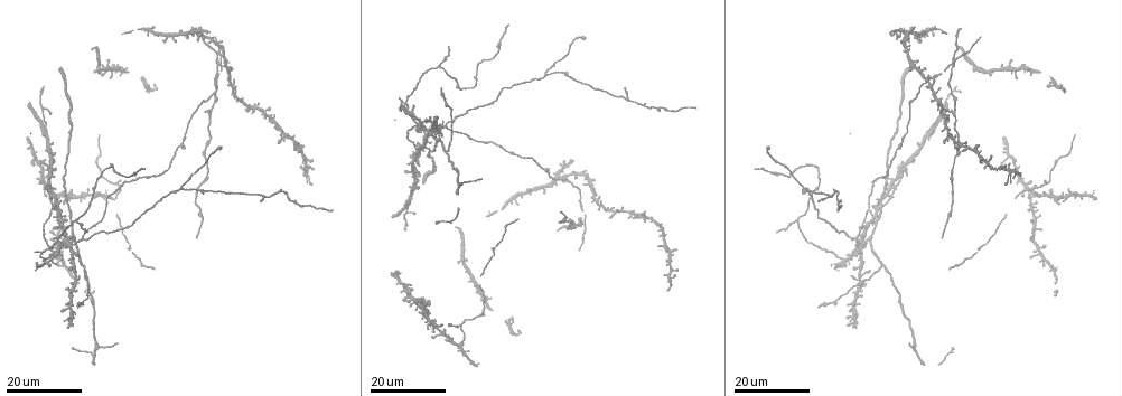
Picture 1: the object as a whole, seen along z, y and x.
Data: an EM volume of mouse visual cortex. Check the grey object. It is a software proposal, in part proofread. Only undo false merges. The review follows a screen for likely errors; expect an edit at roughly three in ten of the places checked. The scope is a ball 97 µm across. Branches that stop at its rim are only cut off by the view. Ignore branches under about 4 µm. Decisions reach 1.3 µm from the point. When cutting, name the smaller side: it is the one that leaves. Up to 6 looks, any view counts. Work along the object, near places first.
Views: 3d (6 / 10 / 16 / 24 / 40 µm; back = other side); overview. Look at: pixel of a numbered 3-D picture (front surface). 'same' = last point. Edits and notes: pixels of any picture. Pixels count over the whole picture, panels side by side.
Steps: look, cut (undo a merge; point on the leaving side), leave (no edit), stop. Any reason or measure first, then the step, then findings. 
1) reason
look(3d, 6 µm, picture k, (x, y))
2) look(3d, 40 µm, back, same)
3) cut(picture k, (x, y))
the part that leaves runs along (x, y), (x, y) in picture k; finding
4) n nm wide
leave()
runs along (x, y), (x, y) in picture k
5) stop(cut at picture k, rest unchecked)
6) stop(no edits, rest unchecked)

thin arm on a thick one
look(3d, 16 µm, picture 1, (418, 126))

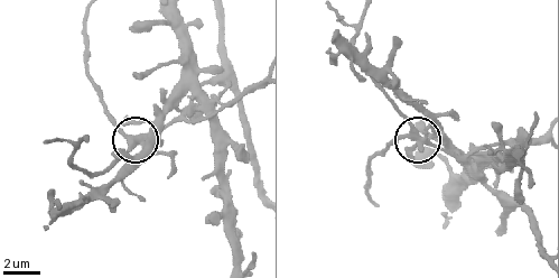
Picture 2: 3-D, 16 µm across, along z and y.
look(3d, 10 µm, picture 2, (130, 144))

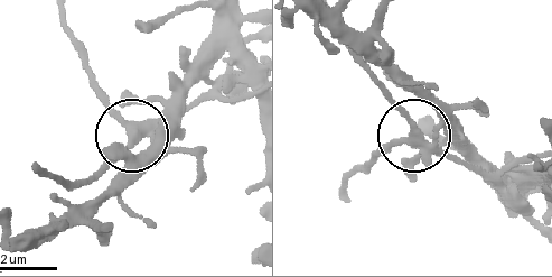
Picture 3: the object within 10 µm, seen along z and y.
leave()
runs along (254, 92), (152, 119), (91, 179) in picture 3; all the same neuron

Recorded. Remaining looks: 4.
three-way junction
look(3d, 24 µm, picture 1, (884, 264))

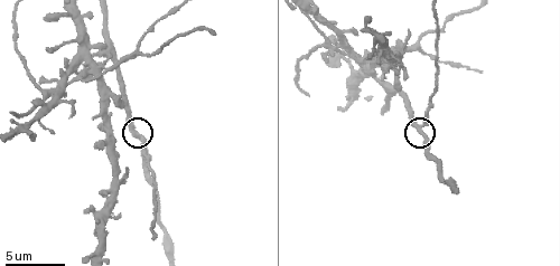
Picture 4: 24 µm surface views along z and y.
look(3d, 10 µm, picture 4, (137, 136))

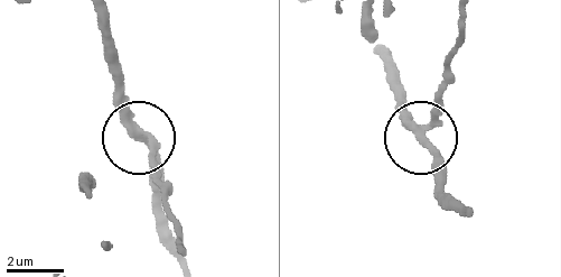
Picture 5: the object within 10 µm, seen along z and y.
3 arms
leave()
runs along (96, 19), (121, 113), (166, 183) in picture 5; continuous, no second neuron

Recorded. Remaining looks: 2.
thin arm on a thick one
look(3d, 16 µm, picture 1, (97, 347))

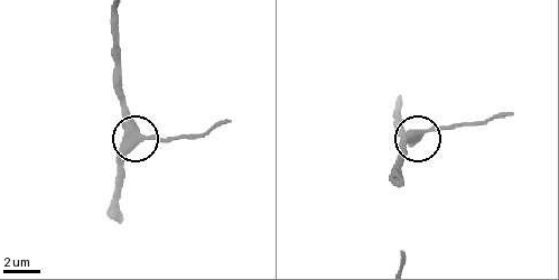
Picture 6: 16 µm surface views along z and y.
look(3d, 10 µm, picture 6, (420, 133))

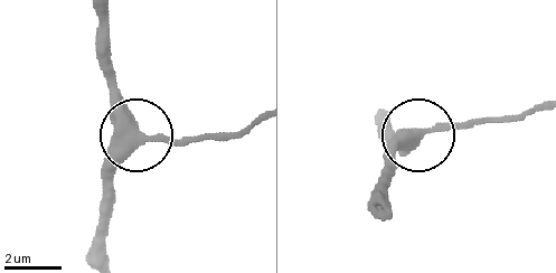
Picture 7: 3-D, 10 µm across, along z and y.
3 arms
leave()
runs along (102, 16), (102, 52), (131, 131), (237, 139) in picture 7; all the same neuron

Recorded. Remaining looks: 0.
stop(no edits, rest unchecked)

